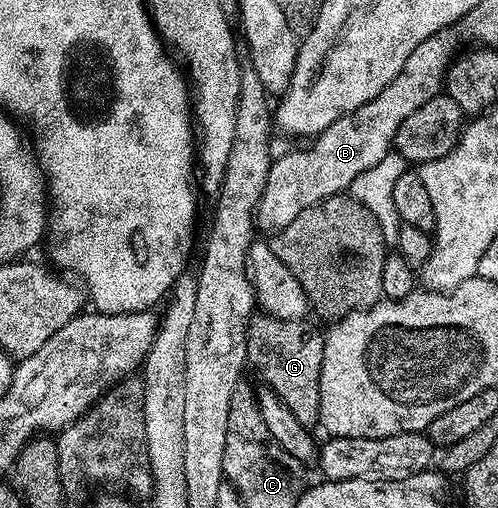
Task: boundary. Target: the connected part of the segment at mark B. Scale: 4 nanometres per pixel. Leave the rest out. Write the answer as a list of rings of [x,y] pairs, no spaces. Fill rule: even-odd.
[[[438,34],[419,42],[411,50],[411,58],[403,62],[403,70],[371,102],[348,112],[343,118],[331,122],[312,141],[306,152],[289,152],[272,161],[269,177],[258,199],[255,224],[268,234],[276,234],[297,218],[304,208],[310,208],[328,196],[342,195],[350,184],[375,162],[390,155],[393,139],[407,114],[415,114],[423,102],[442,91],[445,70],[454,59],[453,46],[457,40],[450,34]]]

